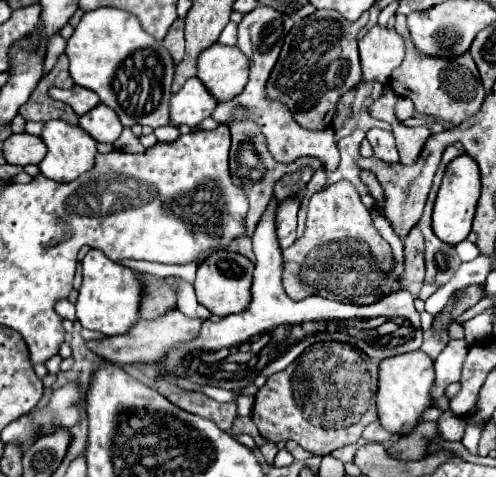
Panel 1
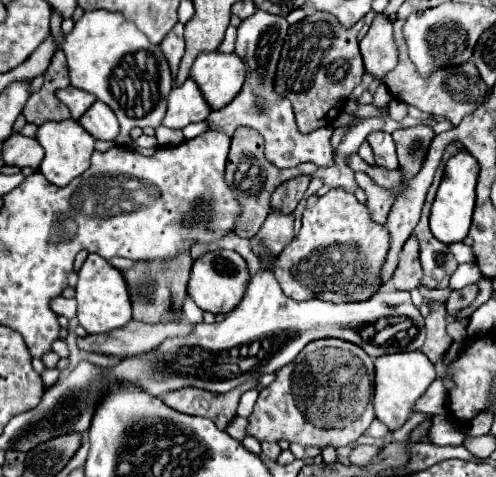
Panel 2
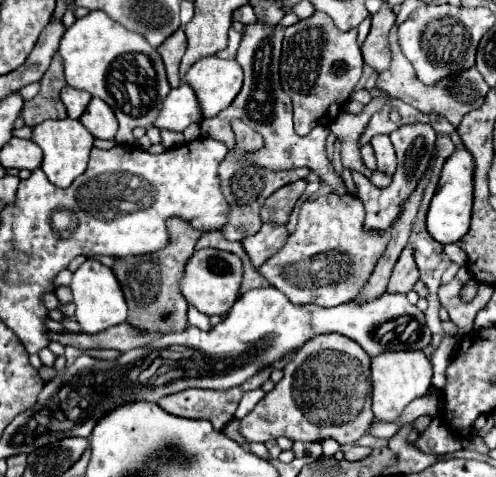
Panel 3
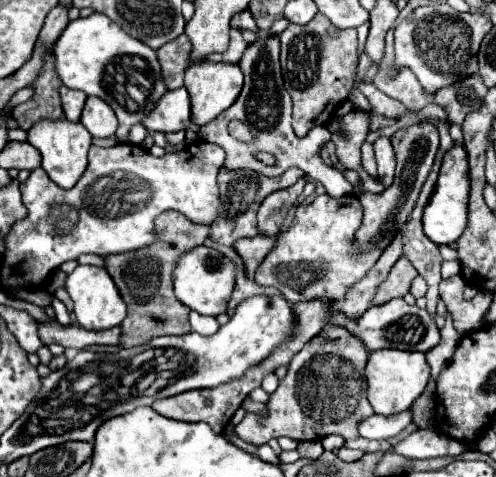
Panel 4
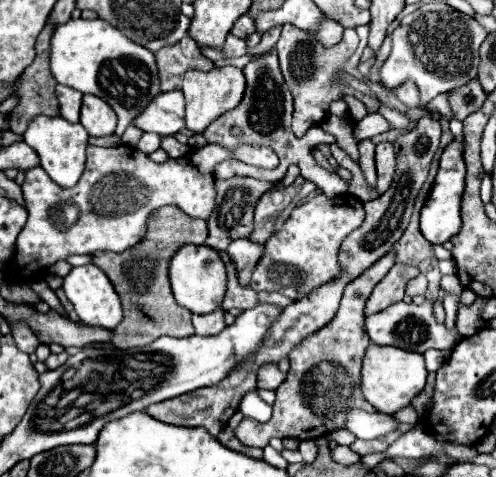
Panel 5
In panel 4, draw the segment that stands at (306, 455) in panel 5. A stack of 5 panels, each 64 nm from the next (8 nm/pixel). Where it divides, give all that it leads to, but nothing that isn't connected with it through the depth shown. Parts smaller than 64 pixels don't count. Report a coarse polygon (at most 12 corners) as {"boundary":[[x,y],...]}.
{"boundary":[[318,440],[300,442],[302,458],[316,460],[324,452]]}

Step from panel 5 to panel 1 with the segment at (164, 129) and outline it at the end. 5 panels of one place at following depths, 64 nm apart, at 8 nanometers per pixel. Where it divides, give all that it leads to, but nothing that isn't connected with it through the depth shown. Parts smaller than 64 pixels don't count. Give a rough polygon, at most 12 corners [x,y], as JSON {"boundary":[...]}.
{"boundary":[[198,78],[170,98],[170,124],[196,126],[216,108]]}

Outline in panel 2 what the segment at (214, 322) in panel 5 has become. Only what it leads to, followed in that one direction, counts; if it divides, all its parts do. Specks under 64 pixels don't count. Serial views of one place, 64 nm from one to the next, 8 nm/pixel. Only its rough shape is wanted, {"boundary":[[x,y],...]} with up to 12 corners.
{"boundary":[[190,296],[184,301],[184,318],[192,324],[204,322],[202,312]]}

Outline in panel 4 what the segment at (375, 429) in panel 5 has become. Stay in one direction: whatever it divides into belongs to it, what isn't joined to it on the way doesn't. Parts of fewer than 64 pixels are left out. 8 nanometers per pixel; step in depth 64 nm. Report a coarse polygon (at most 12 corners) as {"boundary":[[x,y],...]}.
{"boundary":[[412,412],[368,416],[358,434],[368,440],[388,440],[412,422]]}

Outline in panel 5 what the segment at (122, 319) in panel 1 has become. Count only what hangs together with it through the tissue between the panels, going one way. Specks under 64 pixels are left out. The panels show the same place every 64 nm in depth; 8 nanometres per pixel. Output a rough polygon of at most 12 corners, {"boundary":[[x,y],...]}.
{"boundary":[[94,264],[62,282],[80,322],[112,330],[122,320],[112,282]]}

